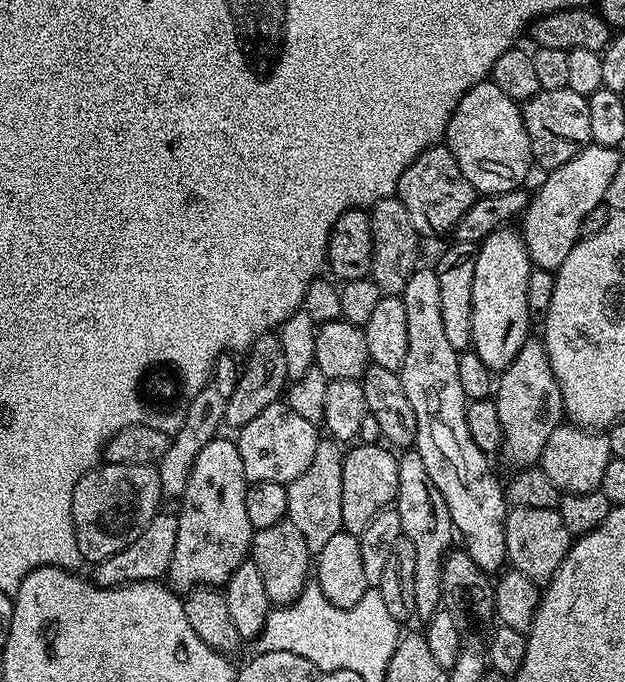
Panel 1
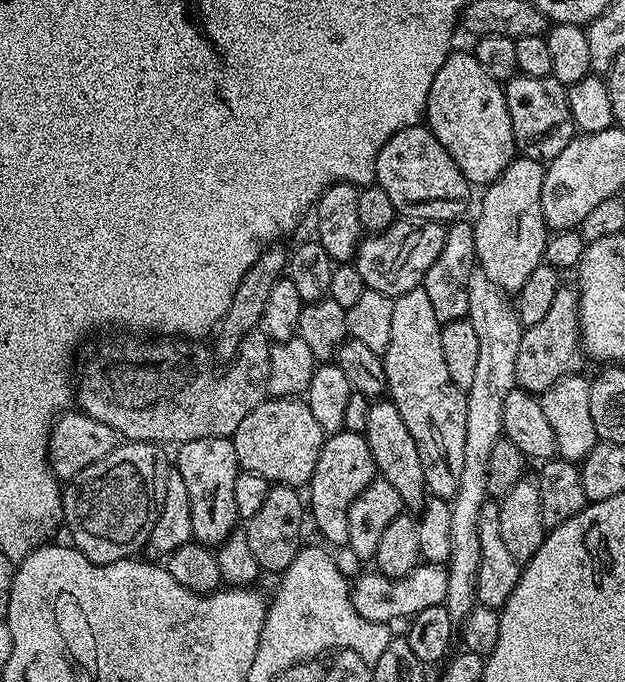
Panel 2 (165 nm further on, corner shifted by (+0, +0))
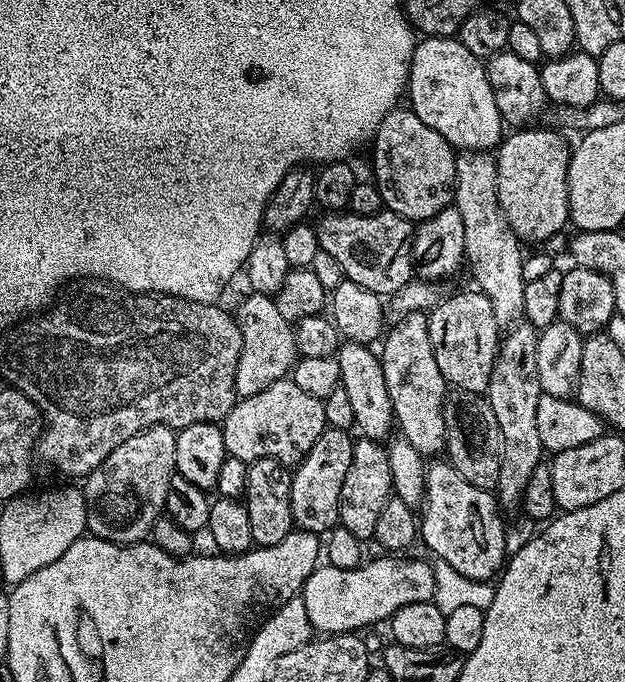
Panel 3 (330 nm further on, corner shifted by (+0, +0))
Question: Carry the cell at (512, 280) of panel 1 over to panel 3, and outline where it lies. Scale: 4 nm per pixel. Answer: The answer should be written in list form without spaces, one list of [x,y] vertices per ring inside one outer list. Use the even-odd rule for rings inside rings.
[[[529,126],[505,135],[495,153],[498,202],[506,222],[521,242],[536,244],[563,230],[568,218],[568,163],[570,144],[556,132]],[[500,152],[500,153],[499,153]]]

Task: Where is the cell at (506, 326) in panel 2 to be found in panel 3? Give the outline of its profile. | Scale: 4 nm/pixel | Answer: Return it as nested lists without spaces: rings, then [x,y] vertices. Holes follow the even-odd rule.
[[[461,151],[456,158],[456,195],[454,207],[458,214],[462,214],[462,231],[466,233],[464,254],[467,267],[472,267],[472,276],[476,279],[475,287],[490,298],[490,306],[496,311],[496,323],[501,326],[511,326],[521,319],[524,307],[522,294],[524,293],[524,256],[520,253],[522,242],[512,232],[498,202],[498,170],[496,161],[486,152]]]

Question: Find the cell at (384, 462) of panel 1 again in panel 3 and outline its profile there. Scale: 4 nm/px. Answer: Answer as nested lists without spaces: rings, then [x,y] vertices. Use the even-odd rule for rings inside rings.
[[[325,428],[318,442],[314,442],[303,460],[295,465],[290,490],[290,510],[293,525],[301,532],[328,534],[340,523],[342,481],[346,479],[346,470],[350,470],[354,443],[353,437],[348,435],[342,428]]]

